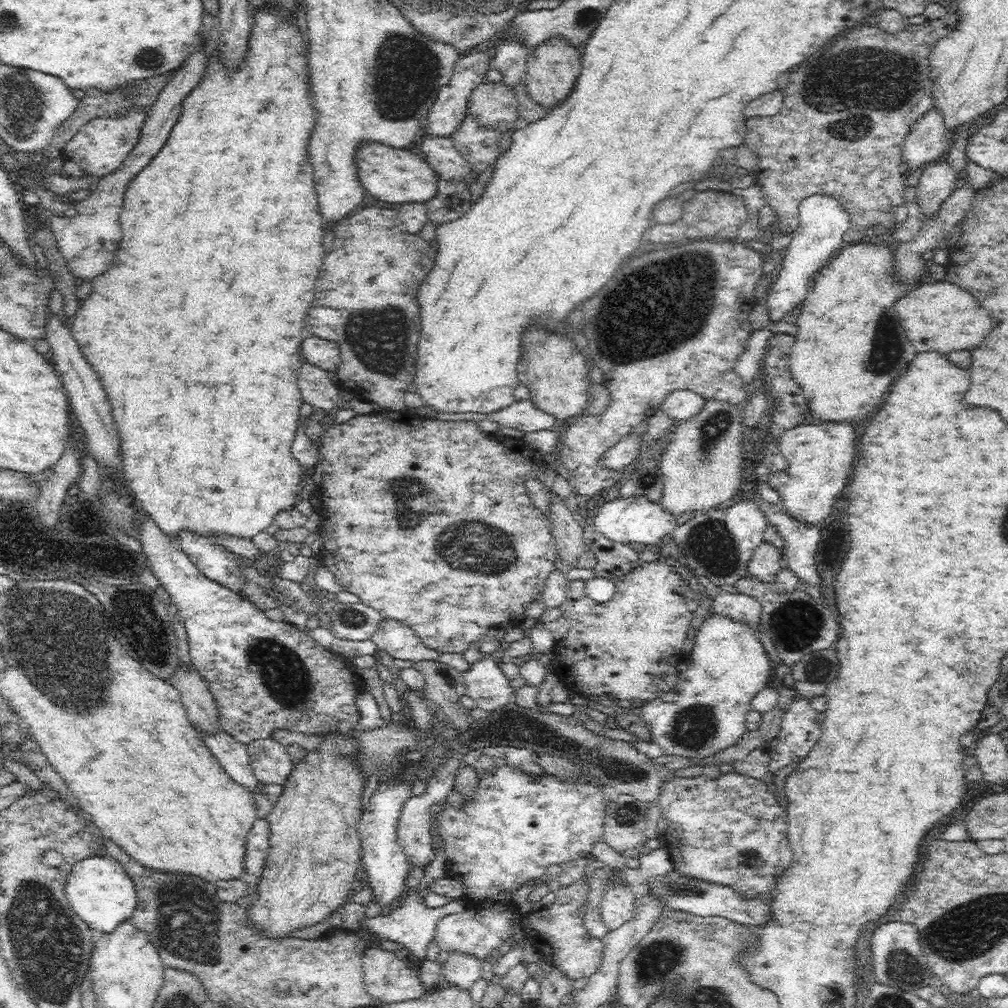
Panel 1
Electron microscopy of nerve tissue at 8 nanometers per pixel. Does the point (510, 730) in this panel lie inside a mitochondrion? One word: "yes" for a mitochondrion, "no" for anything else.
yes

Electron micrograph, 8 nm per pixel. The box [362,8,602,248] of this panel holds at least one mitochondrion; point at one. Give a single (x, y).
(407, 70)

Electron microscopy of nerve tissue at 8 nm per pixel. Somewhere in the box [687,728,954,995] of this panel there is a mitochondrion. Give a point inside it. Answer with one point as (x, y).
(902, 968)

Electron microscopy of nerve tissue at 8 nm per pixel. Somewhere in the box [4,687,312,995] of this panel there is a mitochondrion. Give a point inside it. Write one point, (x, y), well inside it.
(187, 924)

